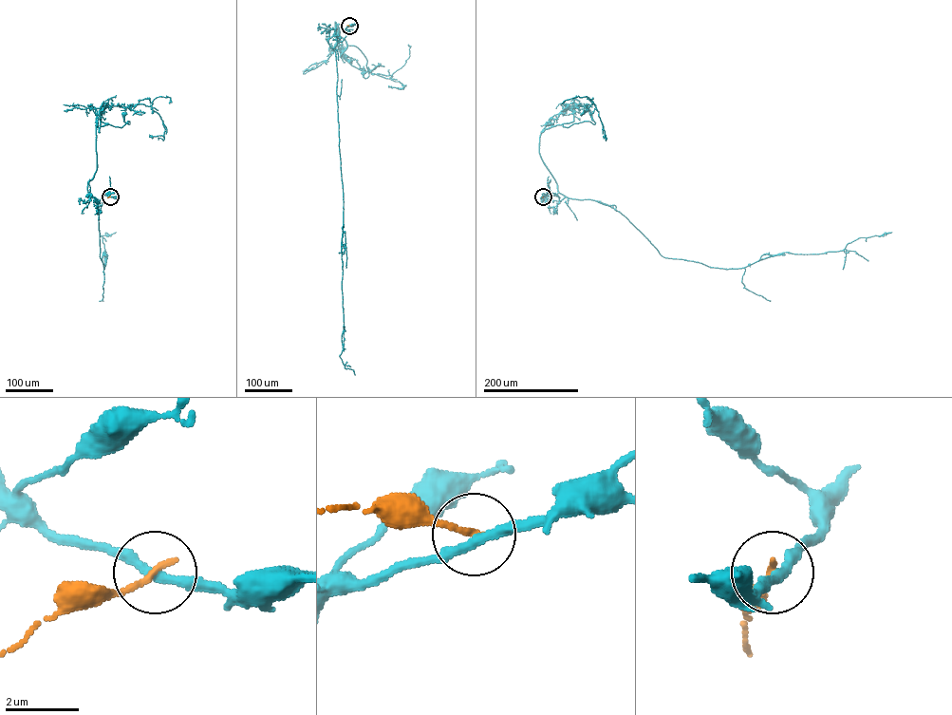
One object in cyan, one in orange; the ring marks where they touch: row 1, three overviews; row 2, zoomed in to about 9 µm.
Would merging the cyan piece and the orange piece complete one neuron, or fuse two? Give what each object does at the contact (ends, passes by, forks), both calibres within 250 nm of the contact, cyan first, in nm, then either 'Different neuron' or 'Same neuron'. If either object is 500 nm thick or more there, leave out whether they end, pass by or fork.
At the ring cyan passes by. At the ring orange ends. Thickness 260 nm (cyan) against 200 nm. Different neuron

